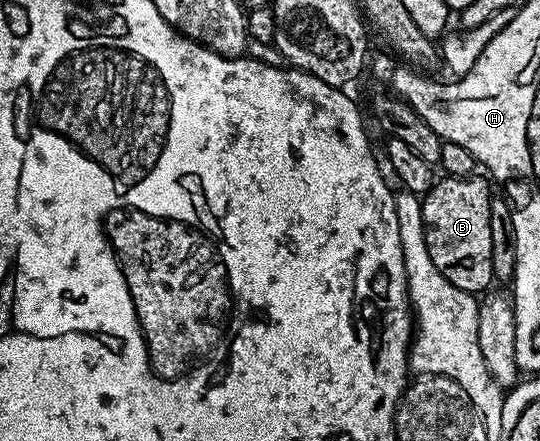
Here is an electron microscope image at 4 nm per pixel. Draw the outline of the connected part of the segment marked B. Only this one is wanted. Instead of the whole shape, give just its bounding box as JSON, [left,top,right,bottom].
[422,176,493,295]

